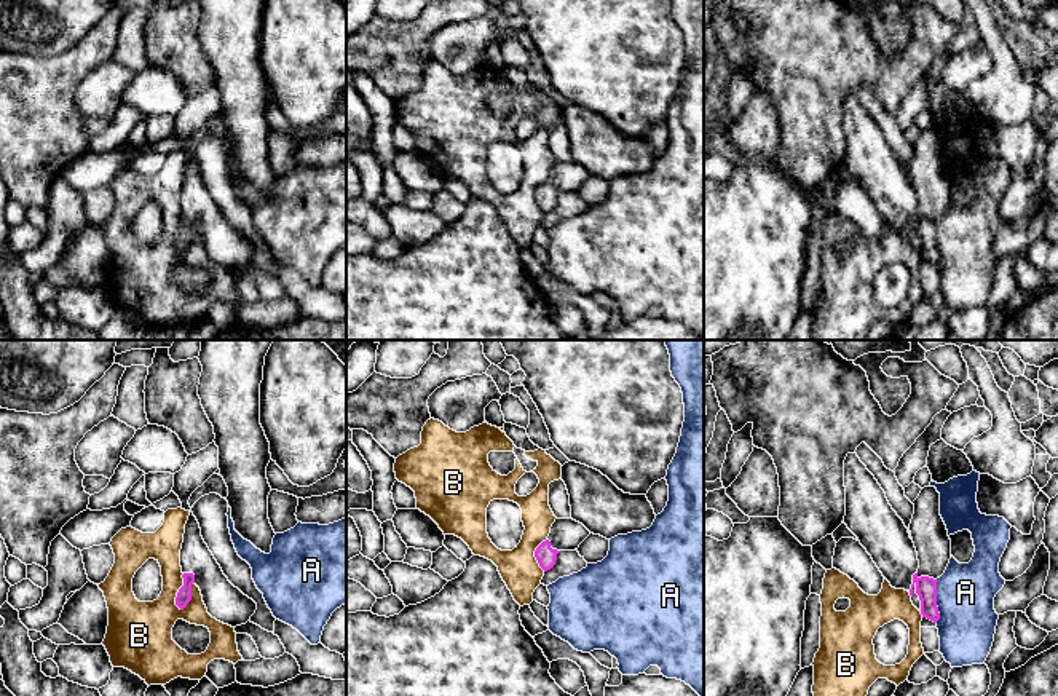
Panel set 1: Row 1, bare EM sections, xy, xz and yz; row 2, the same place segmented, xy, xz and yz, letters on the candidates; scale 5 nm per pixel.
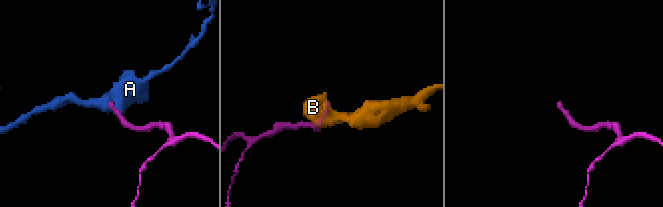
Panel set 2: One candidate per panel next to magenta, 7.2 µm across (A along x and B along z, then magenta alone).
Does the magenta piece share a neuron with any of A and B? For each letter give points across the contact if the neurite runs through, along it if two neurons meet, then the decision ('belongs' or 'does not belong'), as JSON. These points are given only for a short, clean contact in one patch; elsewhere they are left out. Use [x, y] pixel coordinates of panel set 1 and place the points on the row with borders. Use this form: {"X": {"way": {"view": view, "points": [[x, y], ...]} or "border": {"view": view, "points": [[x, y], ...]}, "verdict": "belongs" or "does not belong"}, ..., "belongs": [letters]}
{"A": {"border": {"view": "yz", "points": [[935, 580], [937, 621]]}, "verdict": "does not belong"}, "B": {"border": {"view": "xy", "points": [[182, 573], [182, 586], [176, 597], [176, 605], [181, 610]]}, "verdict": "does not belong"}, "belongs": []}

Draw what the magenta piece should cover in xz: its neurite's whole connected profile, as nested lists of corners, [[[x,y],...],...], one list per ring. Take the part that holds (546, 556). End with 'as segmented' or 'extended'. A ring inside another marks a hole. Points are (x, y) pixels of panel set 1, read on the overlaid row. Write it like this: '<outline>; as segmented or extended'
[[[555,519],[551,533],[536,551],[539,567],[547,571],[555,565],[560,551],[574,551],[590,535],[590,532],[573,519]]]; extended

